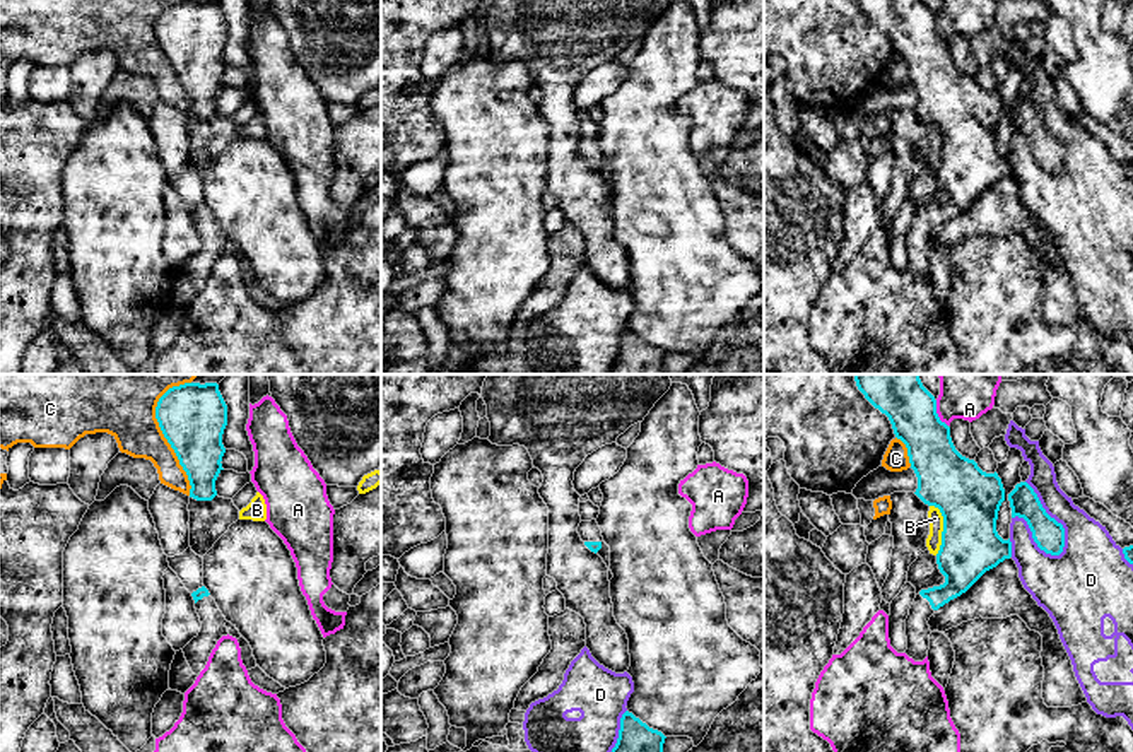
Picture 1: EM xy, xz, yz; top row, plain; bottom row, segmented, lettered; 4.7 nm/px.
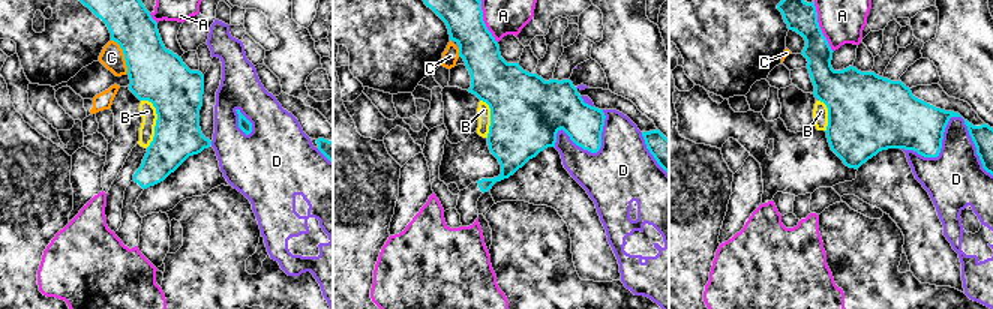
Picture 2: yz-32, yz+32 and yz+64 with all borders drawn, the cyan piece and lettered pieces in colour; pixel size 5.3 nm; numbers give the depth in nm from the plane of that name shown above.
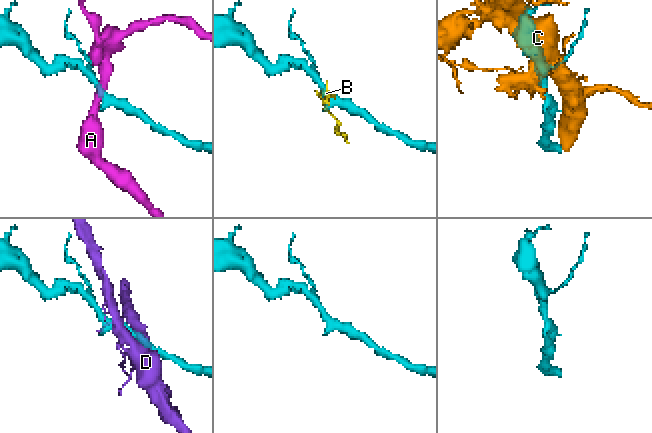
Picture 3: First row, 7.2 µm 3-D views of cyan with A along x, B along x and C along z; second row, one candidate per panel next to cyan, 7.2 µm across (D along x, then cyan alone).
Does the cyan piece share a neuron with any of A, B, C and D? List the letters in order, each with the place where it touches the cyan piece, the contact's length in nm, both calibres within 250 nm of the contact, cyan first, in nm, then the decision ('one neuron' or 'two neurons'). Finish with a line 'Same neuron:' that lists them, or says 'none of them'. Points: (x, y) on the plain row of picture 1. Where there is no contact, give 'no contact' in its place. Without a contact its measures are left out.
A: contact yz (937, 31); length 140 nm; calibres 240 and 180 nm; two neurons
B: contact yz (944, 146); length 240 nm; calibres 300 and 70 nm; two neurons
C: contact xy (164, 53); length 550 nm; calibres 320 and 280 nm; two neurons
D: contact yz (1053, 135); length 400 nm; calibres 150 and 260 nm; two neurons
Same neuron: none of them

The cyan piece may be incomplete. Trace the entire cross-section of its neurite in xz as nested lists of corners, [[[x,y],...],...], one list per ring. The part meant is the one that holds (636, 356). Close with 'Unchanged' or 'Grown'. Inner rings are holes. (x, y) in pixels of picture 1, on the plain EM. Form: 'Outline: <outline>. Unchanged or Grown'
Outline: [[[632,330],[620,335],[620,347],[610,374],[663,374],[665,352],[649,345]]]. Unchanged

